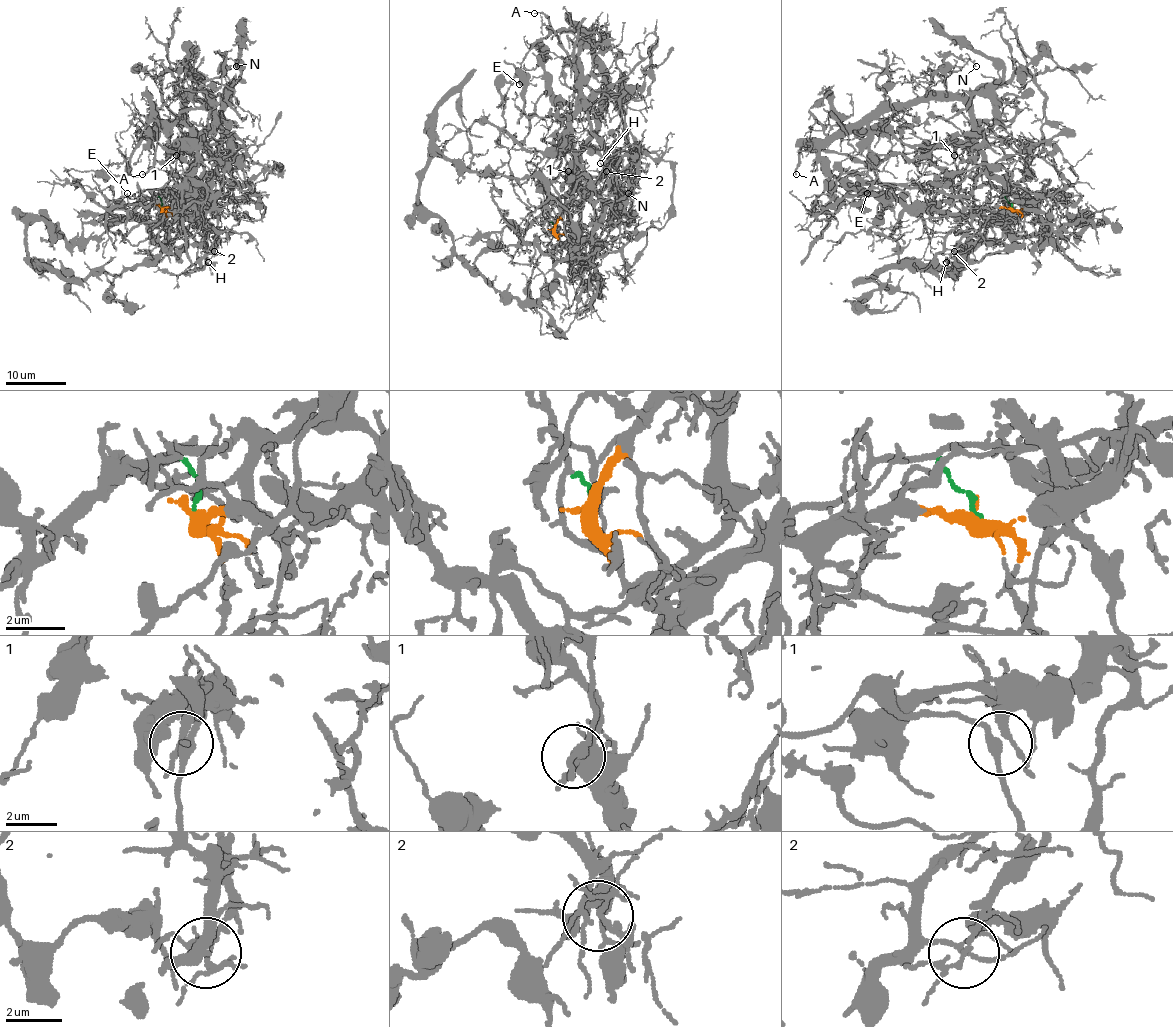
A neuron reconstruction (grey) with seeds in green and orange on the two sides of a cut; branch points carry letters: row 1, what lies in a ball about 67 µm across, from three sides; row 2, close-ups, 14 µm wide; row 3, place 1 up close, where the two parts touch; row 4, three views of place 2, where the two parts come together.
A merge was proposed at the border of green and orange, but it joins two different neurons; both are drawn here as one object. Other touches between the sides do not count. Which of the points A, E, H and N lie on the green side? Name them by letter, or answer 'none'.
A, H

